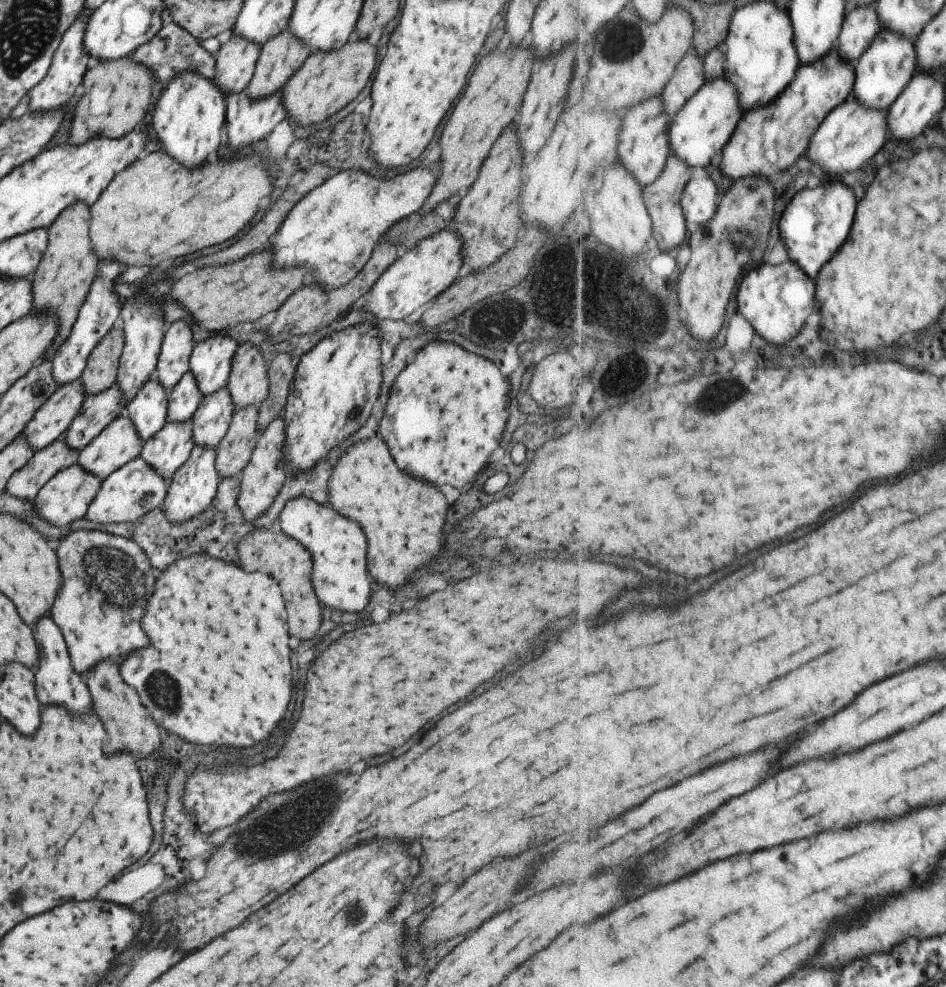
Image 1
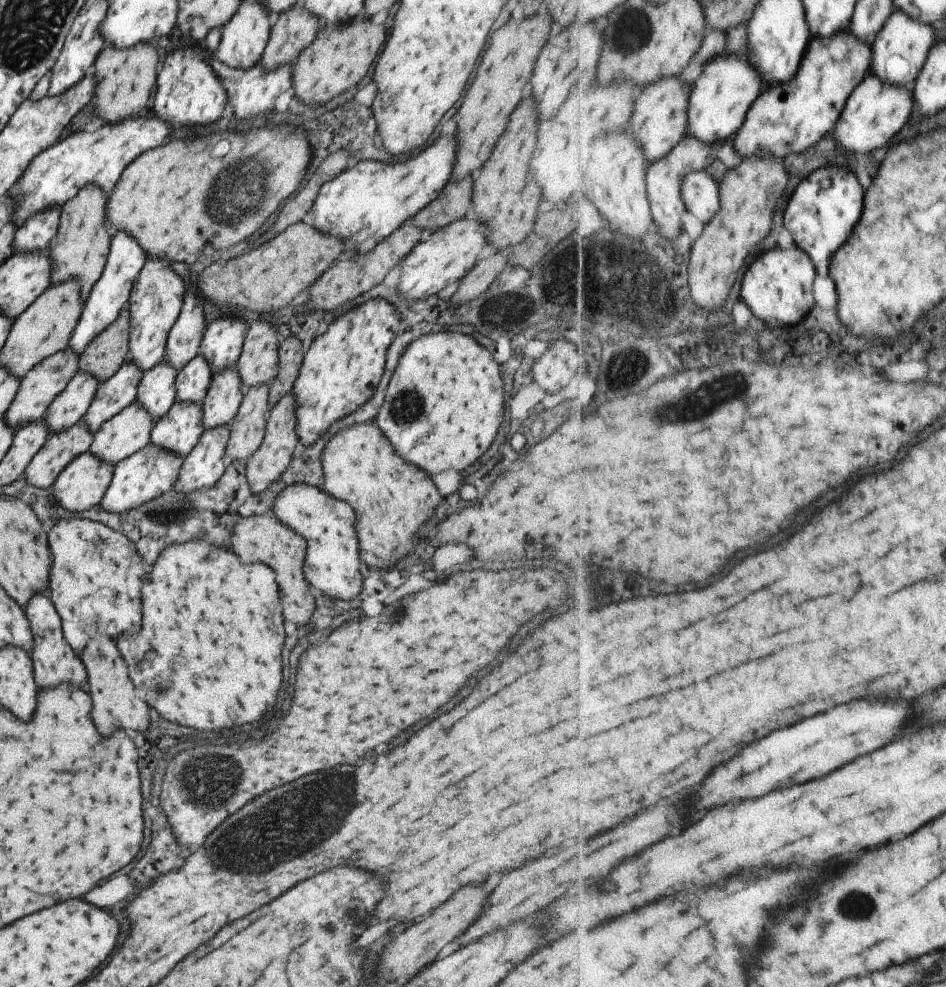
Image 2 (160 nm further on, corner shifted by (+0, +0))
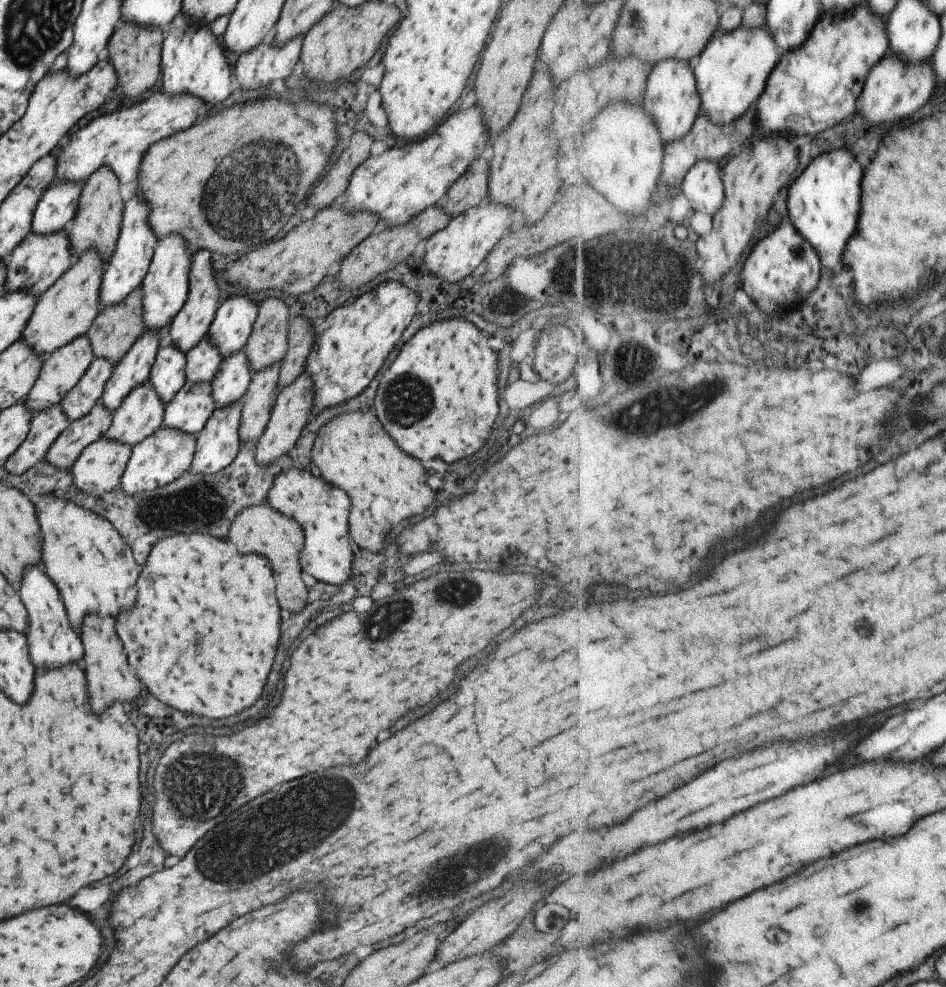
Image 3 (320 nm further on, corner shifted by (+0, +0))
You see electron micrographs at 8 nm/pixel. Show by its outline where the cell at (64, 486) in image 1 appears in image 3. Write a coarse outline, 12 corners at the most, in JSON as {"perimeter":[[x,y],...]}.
{"perimeter":[[101,437],[69,472],[99,496],[119,486],[132,446]]}

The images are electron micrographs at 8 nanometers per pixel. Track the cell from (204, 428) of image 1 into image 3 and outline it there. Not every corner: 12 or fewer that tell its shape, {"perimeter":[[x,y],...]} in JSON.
{"perimeter":[[244,349],[221,359],[210,391],[216,408],[241,400],[250,381]]}

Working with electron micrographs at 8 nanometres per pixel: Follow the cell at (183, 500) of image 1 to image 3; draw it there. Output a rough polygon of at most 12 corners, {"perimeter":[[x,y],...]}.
{"perimeter":[[241,400],[215,408],[189,470],[219,472],[238,453]]}

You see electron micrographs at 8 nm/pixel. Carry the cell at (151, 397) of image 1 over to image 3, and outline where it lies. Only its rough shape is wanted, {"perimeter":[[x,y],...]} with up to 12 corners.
{"perimeter":[[158,348],[147,384],[167,404],[185,384],[186,356]]}

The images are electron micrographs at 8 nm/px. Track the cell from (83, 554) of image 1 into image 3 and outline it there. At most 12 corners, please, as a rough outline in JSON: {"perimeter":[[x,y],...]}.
{"perimeter":[[39,495],[45,574],[78,630],[116,618],[142,569],[115,527]]}

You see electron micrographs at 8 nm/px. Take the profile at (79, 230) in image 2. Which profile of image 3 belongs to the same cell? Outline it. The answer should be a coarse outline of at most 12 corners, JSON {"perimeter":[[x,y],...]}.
{"perimeter":[[108,166],[83,182],[66,228],[72,261],[95,249],[107,262],[125,201]]}

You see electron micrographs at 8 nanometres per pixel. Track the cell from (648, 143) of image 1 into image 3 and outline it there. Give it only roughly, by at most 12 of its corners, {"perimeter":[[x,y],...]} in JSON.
{"perimeter":[[689,61],[650,68],[643,108],[664,146],[694,128],[702,110]]}

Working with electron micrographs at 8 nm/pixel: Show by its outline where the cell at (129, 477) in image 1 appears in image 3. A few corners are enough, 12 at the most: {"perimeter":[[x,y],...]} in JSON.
{"perimeter":[[159,427],[132,446],[119,479],[128,495],[187,469],[196,437]]}

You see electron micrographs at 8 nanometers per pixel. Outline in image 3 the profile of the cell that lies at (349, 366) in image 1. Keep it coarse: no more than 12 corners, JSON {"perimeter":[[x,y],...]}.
{"perimeter":[[388,280],[314,326],[311,415],[357,396],[413,318]]}

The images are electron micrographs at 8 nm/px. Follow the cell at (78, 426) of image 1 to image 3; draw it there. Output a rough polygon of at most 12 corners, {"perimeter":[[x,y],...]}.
{"perimeter":[[144,329],[112,368],[99,402],[113,412],[147,382],[159,340]]}

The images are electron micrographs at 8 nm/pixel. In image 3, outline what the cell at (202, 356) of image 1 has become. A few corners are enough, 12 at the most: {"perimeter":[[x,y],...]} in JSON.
{"perimeter":[[221,301],[207,338],[222,359],[244,348],[258,303]]}

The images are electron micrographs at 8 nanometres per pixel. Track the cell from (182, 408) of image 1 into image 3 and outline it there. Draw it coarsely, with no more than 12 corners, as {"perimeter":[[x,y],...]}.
{"perimeter":[[201,338],[185,354],[184,375],[206,383],[221,362],[218,348]]}

